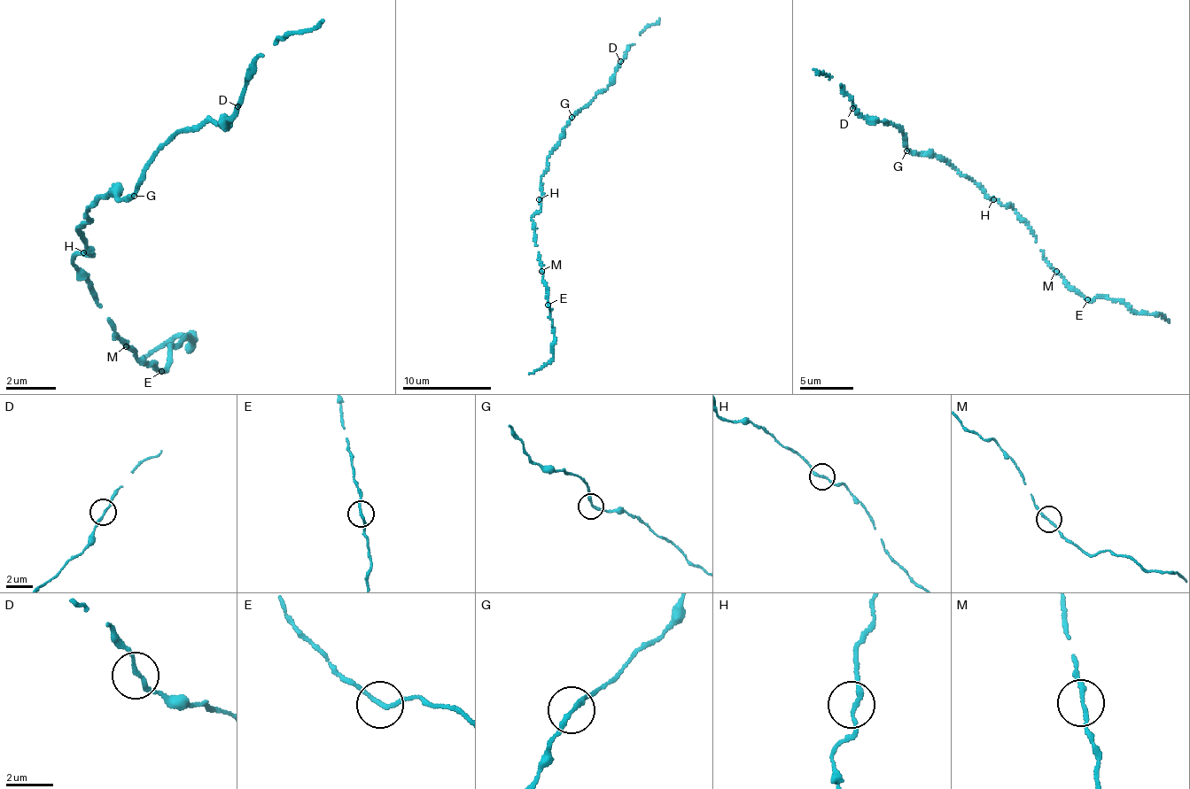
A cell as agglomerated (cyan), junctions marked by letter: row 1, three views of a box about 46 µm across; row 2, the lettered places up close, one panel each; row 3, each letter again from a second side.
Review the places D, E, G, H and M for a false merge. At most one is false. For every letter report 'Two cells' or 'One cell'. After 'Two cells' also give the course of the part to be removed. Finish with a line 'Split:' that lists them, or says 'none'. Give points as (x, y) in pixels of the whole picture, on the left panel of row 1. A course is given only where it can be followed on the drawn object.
D: One cell
E: One cell
G: One cell
H: One cell
M: One cell
Split: none

